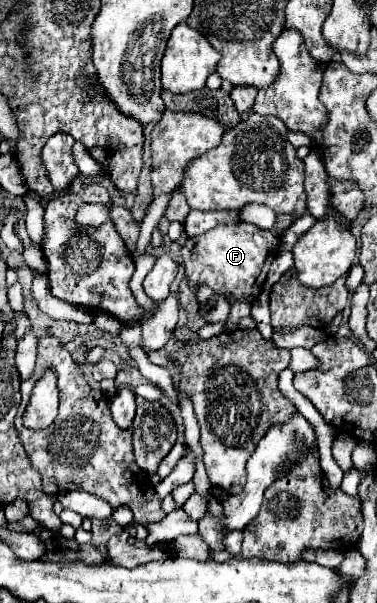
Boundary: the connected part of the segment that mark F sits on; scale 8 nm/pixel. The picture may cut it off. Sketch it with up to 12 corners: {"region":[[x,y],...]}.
{"region":[[220,224],[186,242],[190,286],[252,300],[280,238]]}

